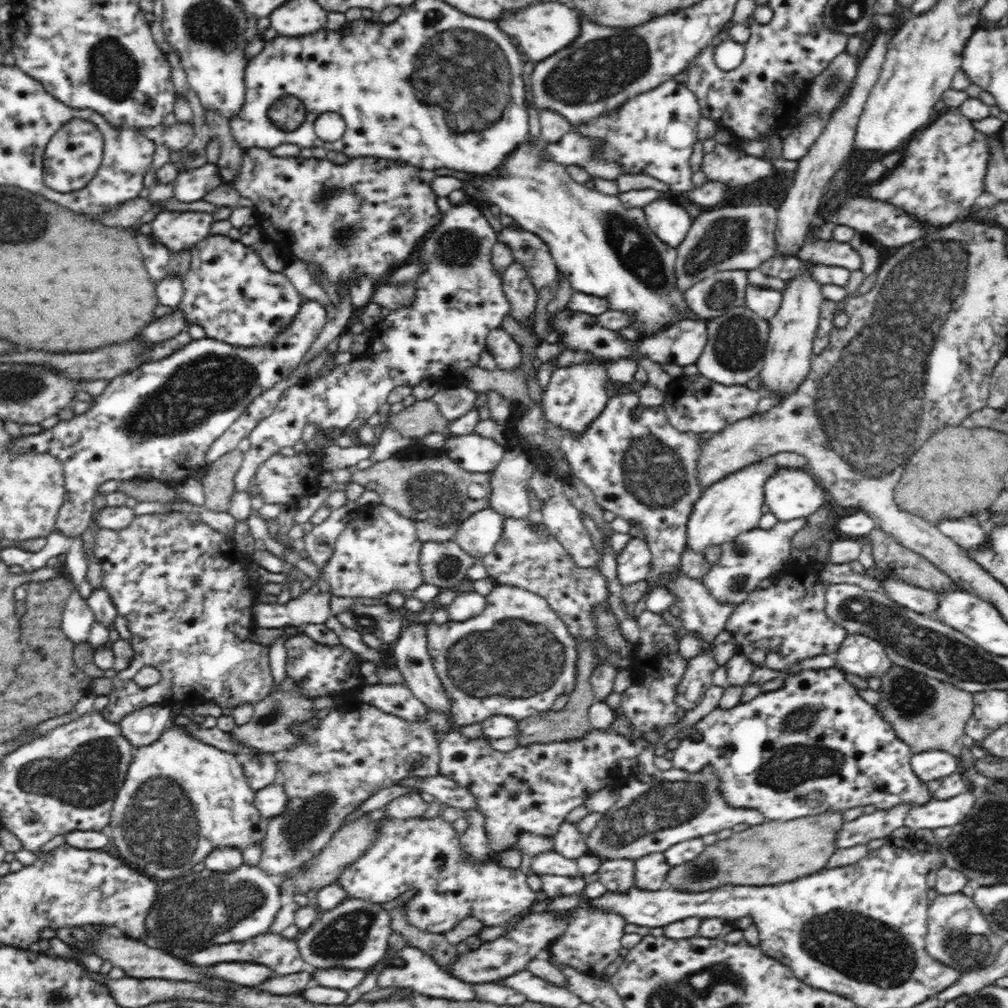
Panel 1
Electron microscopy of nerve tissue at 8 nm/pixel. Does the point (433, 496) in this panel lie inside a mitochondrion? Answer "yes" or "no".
yes

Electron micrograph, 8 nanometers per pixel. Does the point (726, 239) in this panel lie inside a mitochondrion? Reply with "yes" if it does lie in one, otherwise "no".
yes

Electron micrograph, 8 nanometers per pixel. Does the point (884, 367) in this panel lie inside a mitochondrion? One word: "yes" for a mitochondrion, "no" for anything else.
yes

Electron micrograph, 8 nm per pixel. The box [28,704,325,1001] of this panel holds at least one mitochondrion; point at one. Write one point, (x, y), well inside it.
(160, 827)

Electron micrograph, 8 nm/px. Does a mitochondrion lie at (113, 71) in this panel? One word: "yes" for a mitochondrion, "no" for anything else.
yes

